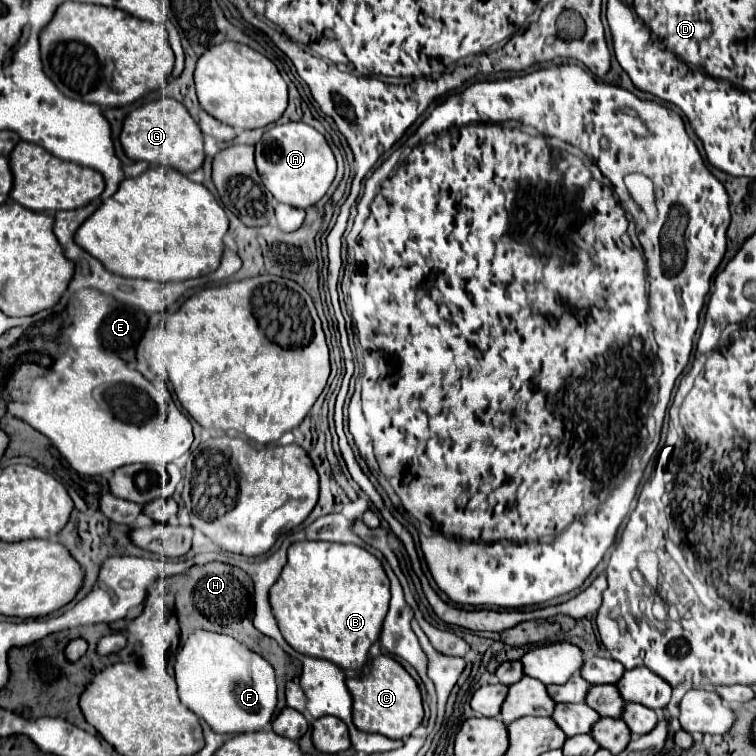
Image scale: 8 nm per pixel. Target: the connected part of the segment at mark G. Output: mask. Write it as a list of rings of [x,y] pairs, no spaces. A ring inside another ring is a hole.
[[[161,97],[157,101],[143,105],[143,107],[137,107],[135,111],[131,111],[125,117],[119,141],[121,141],[127,157],[133,161],[147,161],[151,165],[167,165],[181,173],[191,173],[202,165],[204,186],[214,196],[218,196],[211,179],[211,158],[205,158],[205,153],[203,153],[203,135],[199,131],[199,125],[195,123],[195,119],[187,113],[187,109],[179,101]],[[203,159],[205,159],[204,163]]]

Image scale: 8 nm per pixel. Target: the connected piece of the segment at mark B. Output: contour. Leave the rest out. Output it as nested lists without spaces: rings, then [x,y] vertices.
[[[299,541],[287,551],[287,565],[269,591],[269,605],[279,623],[283,639],[297,651],[309,657],[319,657],[335,663],[341,669],[361,669],[367,661],[367,651],[381,633],[381,623],[389,607],[389,579],[381,561],[357,545]]]

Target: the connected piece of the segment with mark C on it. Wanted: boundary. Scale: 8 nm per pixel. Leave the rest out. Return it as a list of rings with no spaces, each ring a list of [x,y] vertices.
[[[379,655],[371,661],[369,673],[355,679],[347,679],[347,687],[353,697],[353,723],[359,731],[379,733],[389,739],[401,739],[411,735],[423,719],[419,687],[393,657]]]

